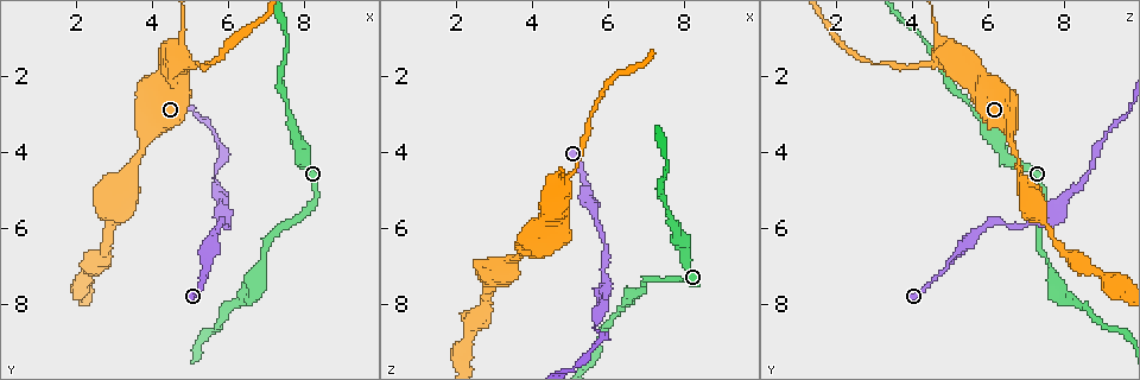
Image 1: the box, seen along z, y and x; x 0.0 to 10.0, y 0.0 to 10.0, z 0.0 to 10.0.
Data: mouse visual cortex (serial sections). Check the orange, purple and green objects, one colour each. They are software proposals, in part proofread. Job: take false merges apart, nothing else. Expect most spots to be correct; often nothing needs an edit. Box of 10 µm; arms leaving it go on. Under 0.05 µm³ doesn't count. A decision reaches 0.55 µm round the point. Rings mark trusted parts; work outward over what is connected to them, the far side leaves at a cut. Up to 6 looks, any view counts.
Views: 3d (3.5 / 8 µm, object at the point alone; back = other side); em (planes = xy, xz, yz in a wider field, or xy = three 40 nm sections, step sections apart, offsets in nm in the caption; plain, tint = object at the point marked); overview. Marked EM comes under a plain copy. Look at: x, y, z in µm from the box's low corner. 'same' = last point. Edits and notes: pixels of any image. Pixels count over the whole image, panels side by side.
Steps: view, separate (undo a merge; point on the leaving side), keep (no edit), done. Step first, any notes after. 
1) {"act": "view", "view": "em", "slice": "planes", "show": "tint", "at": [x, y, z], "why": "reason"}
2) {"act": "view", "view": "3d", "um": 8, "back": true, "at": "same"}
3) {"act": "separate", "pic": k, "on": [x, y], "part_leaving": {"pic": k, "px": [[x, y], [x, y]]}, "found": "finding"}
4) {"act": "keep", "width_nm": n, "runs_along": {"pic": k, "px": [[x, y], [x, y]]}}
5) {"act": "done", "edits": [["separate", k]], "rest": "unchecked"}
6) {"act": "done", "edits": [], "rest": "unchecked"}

{"act": "view", "view": "3d", "um": 3.5, "at": [6.55, 7.85, 8.00], "why": "sudden change in width"}

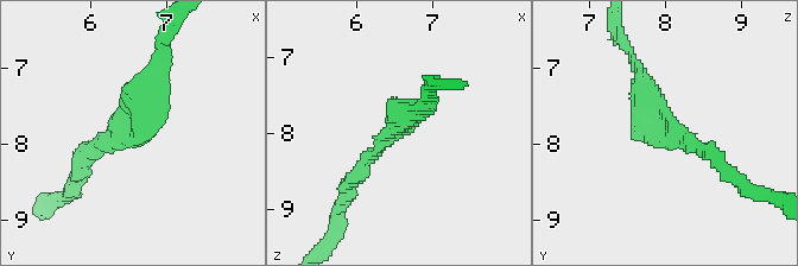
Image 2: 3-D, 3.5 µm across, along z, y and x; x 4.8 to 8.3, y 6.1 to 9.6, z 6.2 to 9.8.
{"act": "view", "view": "em", "slice": "xy", "step": 1, "show": "tint", "at": [6.55, 7.85, 8.00], "arm_widths_nm": [200, 250]}

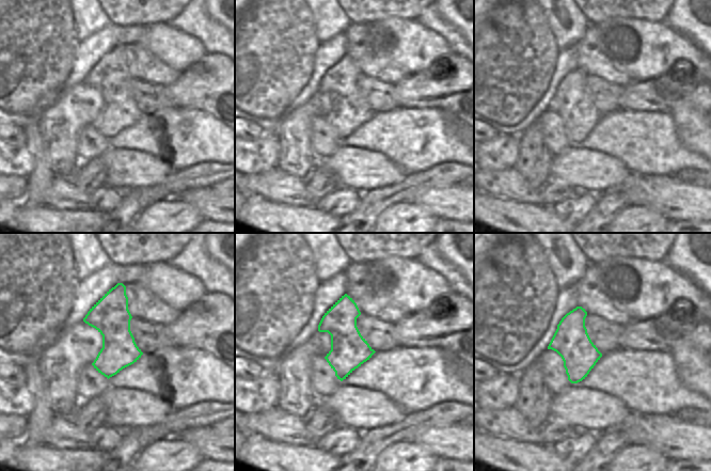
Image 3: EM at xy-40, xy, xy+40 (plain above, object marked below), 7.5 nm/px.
{"act": "view", "view": "em", "slice": "xy", "step": 2, "show": "tint", "at": "same", "why": "another direction"}

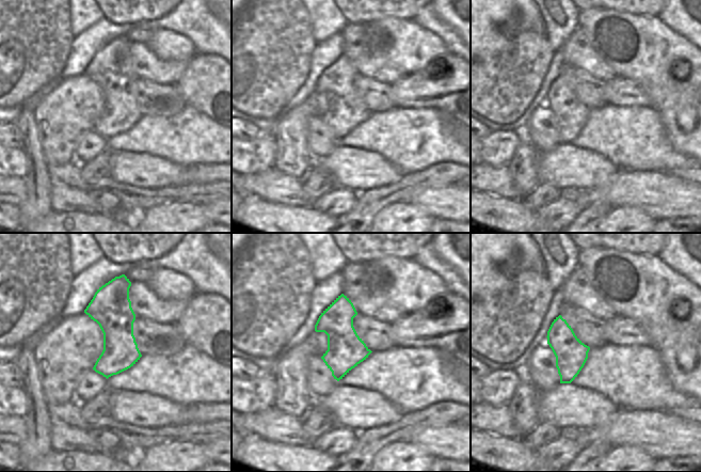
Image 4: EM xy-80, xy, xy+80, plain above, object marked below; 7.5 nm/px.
{"act": "keep", "runs_along": {"pic": 2, "px": [[162, 74], [140, 132], [82, 158]]}, "found": "continuous, no second cell"}

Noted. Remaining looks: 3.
{"act": "view", "view": "3d", "um": 8, "at": [3.80, 3.65, 6.60], "why": "calibre changes"}

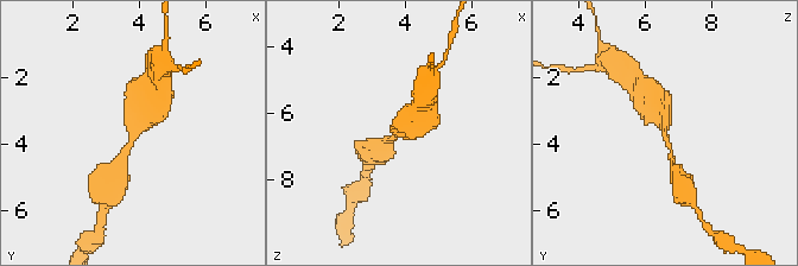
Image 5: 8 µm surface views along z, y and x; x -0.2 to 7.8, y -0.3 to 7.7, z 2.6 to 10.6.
{"act": "view", "view": "3d", "um": 3.5, "at": "same"}

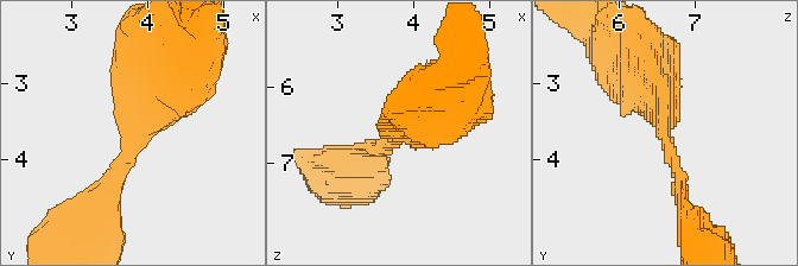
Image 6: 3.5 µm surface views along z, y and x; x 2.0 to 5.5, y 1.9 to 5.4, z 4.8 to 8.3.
{"act": "view", "view": "em", "slice": "xy", "step": 2, "show": "tint", "at": [3.85, 3.65, 6.60]}

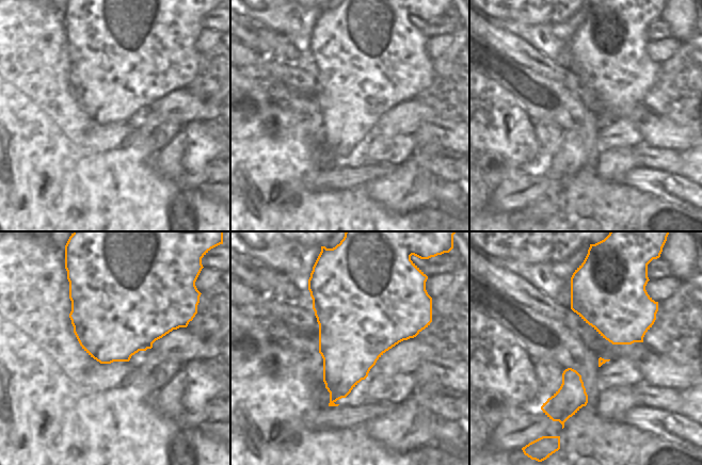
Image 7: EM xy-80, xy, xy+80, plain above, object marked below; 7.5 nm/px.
{"act": "keep", "arm_widths_nm": [200, 600], "runs_along": {"pic": 6, "px": [[185, 76], [126, 145], [108, 200]]}, "found": "all the same cell"}

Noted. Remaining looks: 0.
{"act": "done", "edits": [], "rest": "unchecked"}

